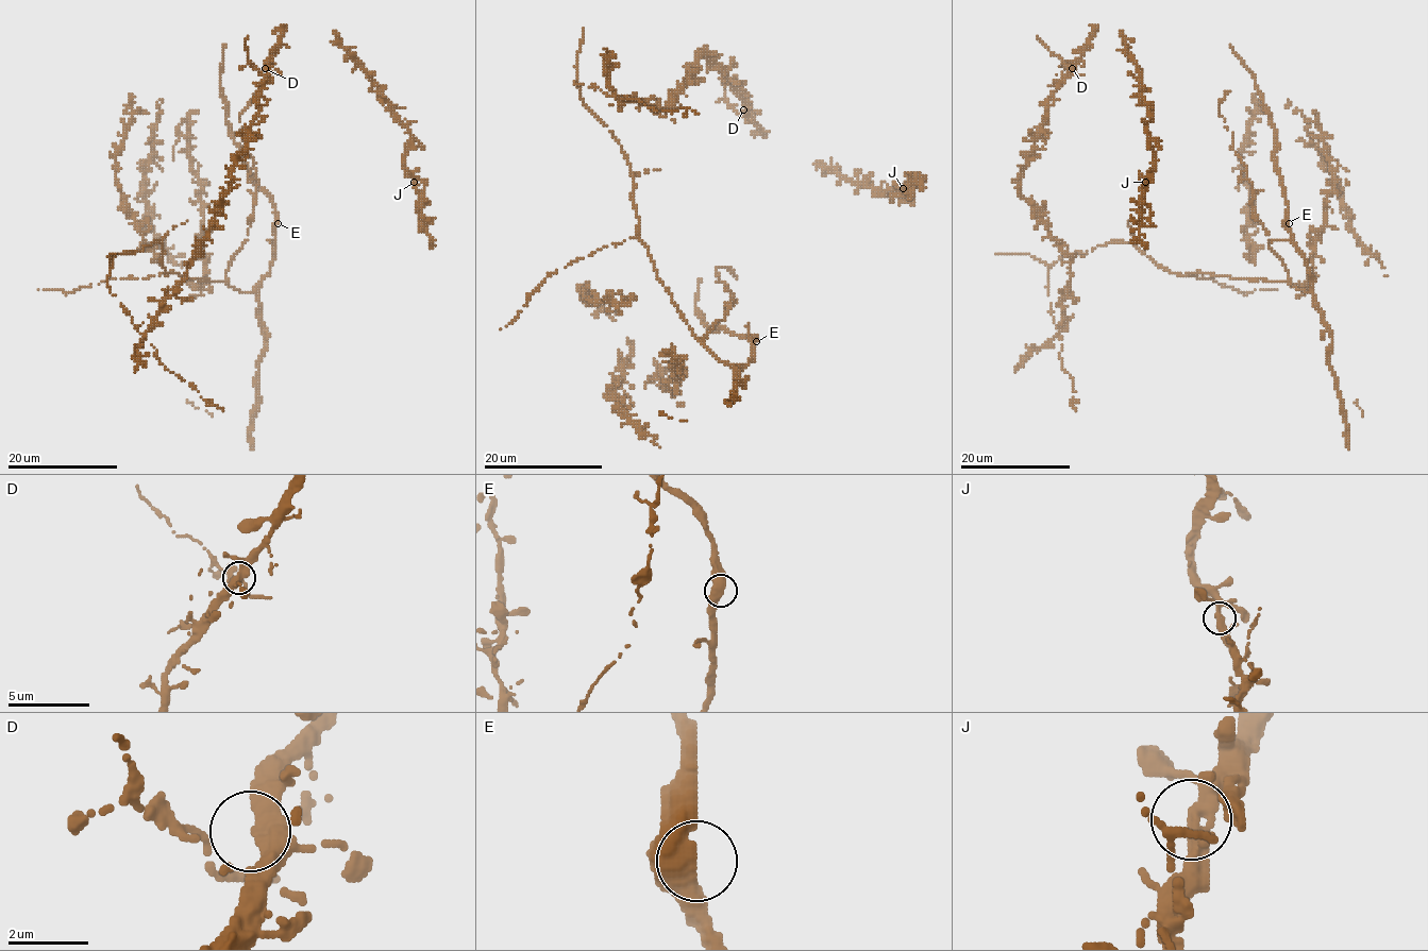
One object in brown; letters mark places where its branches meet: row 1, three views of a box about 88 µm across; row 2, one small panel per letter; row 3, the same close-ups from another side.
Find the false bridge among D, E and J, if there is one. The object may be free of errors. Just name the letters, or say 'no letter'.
no letter

